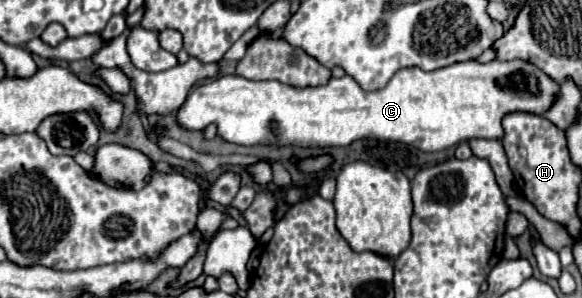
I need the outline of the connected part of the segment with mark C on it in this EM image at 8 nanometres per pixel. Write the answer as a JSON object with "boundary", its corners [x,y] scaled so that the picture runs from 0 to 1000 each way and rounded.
{"boundary":[[[881,198],[881,205],[844,205],[844,211],[823,211],[823,205],[799,205],[799,211],[785,211],[785,218],[771,218],[765,232],[747,232],[747,238],[727,238],[727,232],[716,232],[716,225],[703,225],[703,232],[689,232],[682,238],[672,272],[658,292],[658,299],[648,299],[648,305],[624,305],[600,252],[589,252],[582,265],[569,258],[562,285],[548,285],[548,292],[503,292],[503,285],[490,285],[490,279],[479,279],[479,272],[431,272],[431,265],[421,265],[421,258],[411,258],[411,252],[373,252],[366,265],[356,265],[352,279],[338,285],[328,299],[328,312],[321,319],[321,332],[314,339],[314,352],[308,359],[304,372],[304,413],[308,426],[321,433],[321,440],[352,440],[363,413],[373,419],[373,453],[383,460],[387,473],[393,480],[407,480],[407,487],[507,487],[507,493],[593,493],[593,487],[603,487],[607,473],[613,466],[648,466],[648,473],[665,473],[665,480],[696,480],[696,487],[710,487],[723,507],[734,507],[734,513],[744,513],[744,507],[761,507],[775,487],[785,487],[792,473],[802,473],[802,466],[816,466],[816,460],[826,460],[826,466],[861,466],[861,393],[871,386],[871,379],[881,379],[881,372],[905,372],[905,379],[923,379],[930,386],[936,366],[943,366],[943,339],[950,339],[950,299],[957,299],[957,279],[936,252],[923,218],[909,211],[909,205],[895,205],[895,198]]]}

